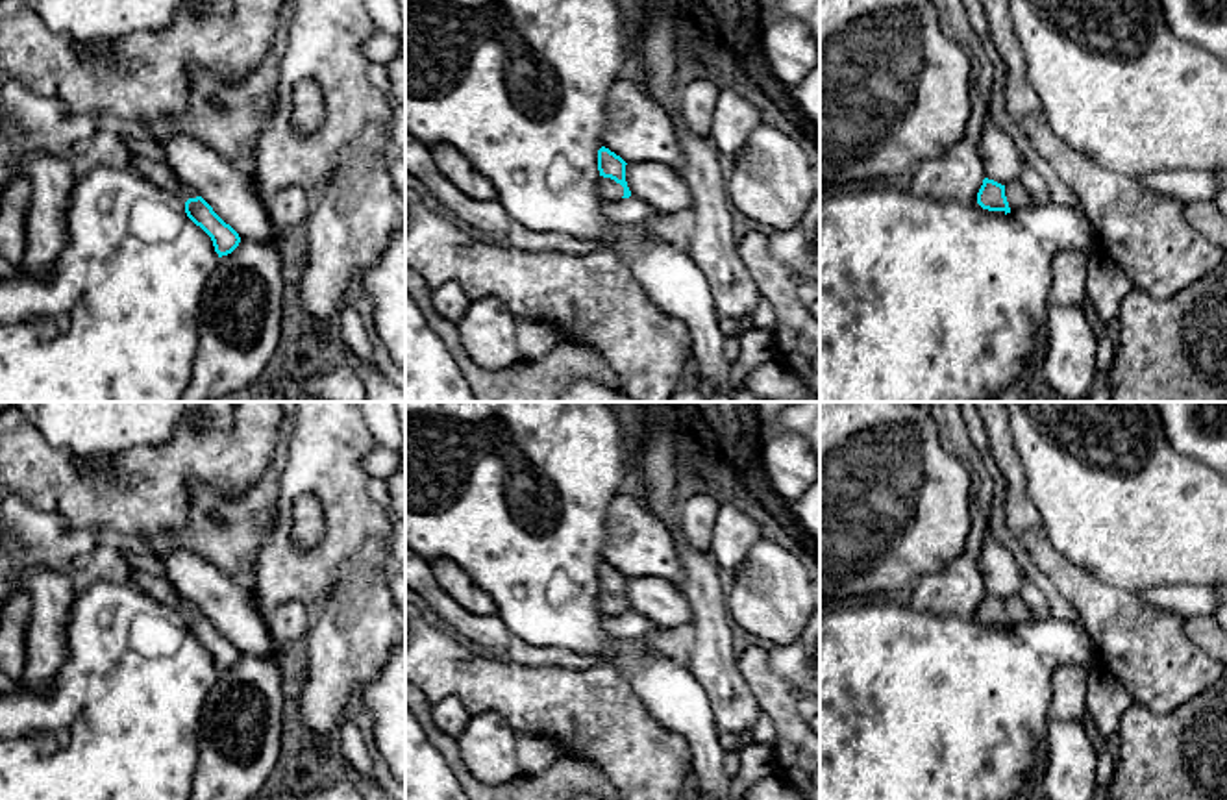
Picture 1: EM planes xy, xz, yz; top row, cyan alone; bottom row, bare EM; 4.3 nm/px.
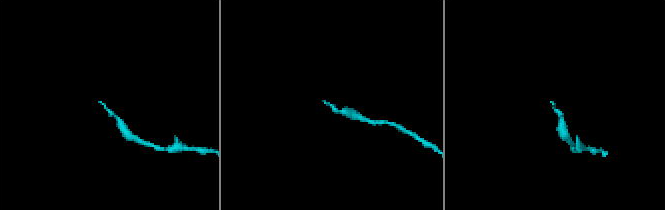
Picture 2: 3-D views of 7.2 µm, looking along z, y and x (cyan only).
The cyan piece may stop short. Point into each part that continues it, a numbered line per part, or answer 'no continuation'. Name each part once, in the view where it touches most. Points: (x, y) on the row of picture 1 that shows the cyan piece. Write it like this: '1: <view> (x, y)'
1: xz (611, 191)

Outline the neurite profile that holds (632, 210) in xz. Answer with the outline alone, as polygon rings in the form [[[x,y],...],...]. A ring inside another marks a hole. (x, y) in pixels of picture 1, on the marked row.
[[[635,196],[603,202],[603,213],[624,226],[650,222],[661,215],[655,207]]]

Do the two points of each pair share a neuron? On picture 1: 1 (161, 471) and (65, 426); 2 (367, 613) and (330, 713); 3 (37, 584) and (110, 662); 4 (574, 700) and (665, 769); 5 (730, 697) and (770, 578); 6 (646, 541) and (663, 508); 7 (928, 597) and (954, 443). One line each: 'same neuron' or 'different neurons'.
1: different neurons
2: same neuron
3: different neurons
4: same neuron
5: different neurons
6: different neurons
7: same neuron

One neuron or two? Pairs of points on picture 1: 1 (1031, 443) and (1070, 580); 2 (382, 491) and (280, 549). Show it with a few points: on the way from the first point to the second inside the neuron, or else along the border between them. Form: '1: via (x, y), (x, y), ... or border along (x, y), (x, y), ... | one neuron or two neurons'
1: border along (1039, 517), (1048, 539), (1098, 580) | two neurons
2: border along (369, 480), (367, 491), (385, 508) | two neurons

